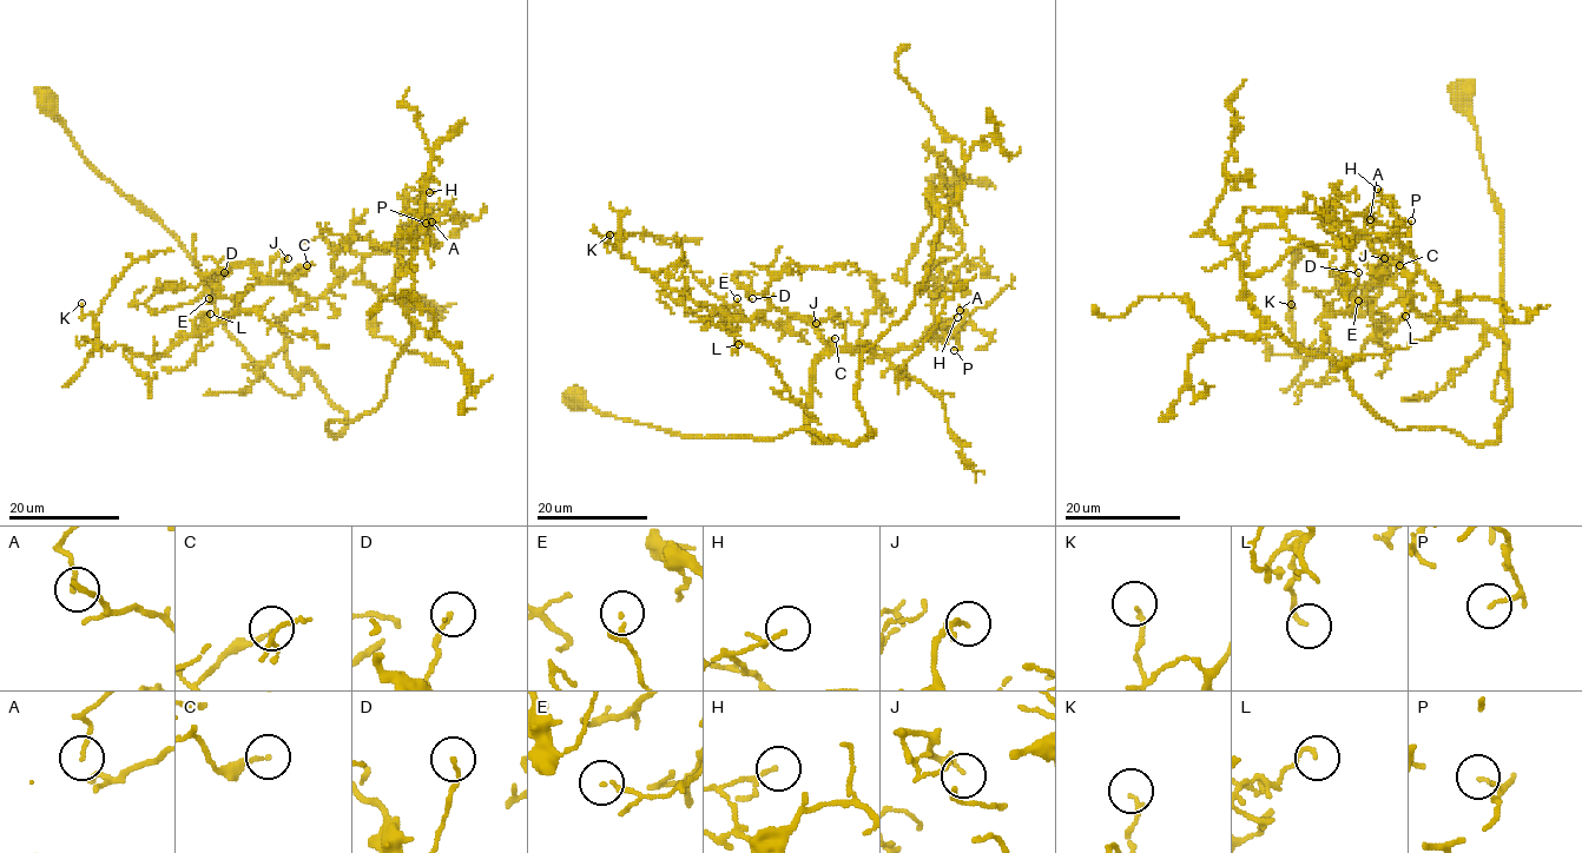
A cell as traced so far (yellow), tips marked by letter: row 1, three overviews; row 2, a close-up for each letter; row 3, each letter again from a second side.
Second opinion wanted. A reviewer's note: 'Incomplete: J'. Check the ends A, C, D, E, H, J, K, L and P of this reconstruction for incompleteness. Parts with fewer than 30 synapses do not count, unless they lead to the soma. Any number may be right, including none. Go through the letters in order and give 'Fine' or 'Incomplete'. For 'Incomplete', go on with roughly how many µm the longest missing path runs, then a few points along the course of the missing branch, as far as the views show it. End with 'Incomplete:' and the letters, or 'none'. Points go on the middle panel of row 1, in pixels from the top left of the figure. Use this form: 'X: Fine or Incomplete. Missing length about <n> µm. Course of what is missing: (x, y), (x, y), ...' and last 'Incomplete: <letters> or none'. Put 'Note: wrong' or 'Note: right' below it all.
A: Fine
C: Fine
D: Fine
E: Fine
H: Fine
J: Incomplete. Missing length about 10 µm. Course of what is missing: (816, 323), (811, 321), (816, 317), (793, 286)
K: Fine
L: Fine
P: Fine
Incomplete: J
Note: right

